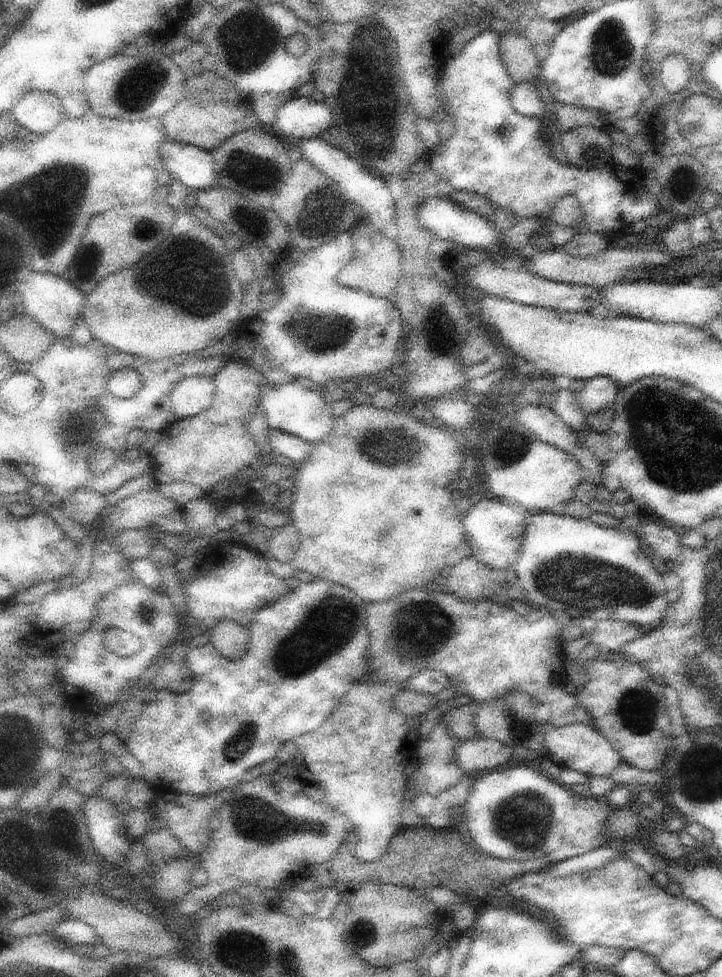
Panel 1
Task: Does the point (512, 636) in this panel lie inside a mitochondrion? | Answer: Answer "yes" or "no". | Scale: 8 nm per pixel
no

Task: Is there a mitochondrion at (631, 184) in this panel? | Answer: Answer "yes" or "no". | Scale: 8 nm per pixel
no

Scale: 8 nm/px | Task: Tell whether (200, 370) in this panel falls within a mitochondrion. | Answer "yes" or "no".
no

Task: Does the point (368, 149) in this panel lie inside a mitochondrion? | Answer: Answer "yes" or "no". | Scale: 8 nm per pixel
no

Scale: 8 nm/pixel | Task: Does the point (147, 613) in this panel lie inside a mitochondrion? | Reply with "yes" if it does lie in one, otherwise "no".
yes

